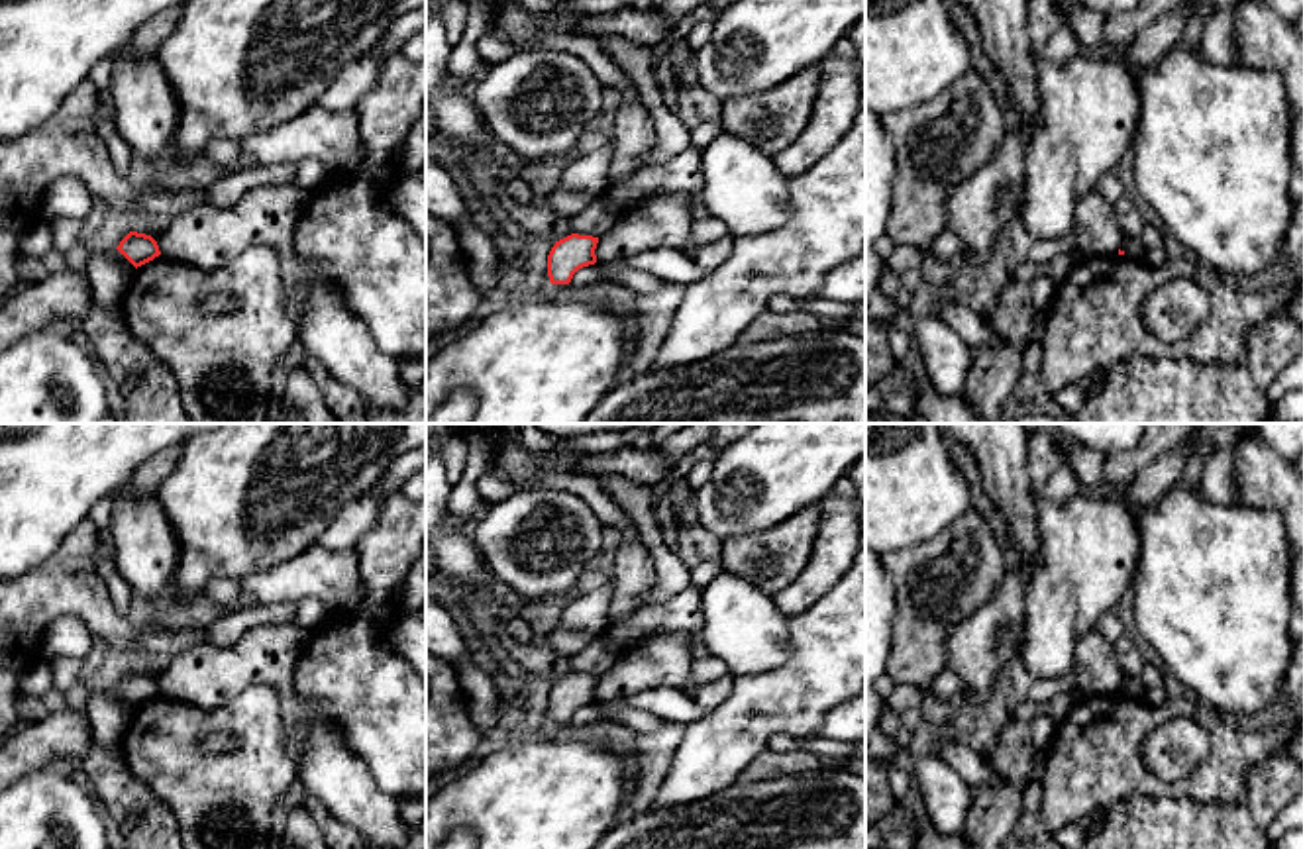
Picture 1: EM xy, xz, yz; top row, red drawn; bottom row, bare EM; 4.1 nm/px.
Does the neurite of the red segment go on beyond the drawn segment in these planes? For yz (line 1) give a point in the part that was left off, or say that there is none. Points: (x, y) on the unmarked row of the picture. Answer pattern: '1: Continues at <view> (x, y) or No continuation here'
1: No continuation here

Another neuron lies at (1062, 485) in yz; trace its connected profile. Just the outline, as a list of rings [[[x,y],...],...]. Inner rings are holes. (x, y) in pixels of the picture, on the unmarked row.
[[[1062,463],[1052,473],[1052,476],[1048,478],[1048,482],[1040,490],[1040,494],[1044,498],[1048,498],[1048,500],[1054,500],[1054,502],[1068,502],[1079,490],[1081,488],[1079,488],[1077,476],[1073,474],[1073,471],[1066,463]]]

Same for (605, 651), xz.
[[[606,633],[595,637],[585,649],[569,657],[573,673],[602,676],[640,641],[618,641]]]

